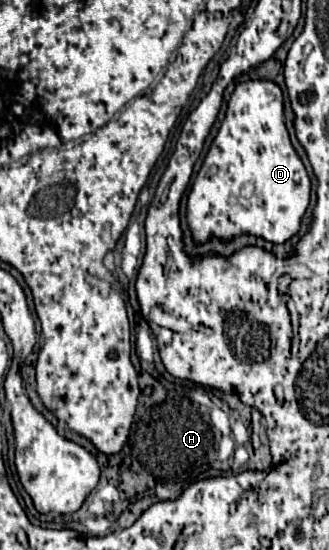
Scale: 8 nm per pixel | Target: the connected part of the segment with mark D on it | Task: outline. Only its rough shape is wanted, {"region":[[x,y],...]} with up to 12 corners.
{"region":[[272,79],[238,83],[188,193],[196,245],[284,245],[310,205]]}

